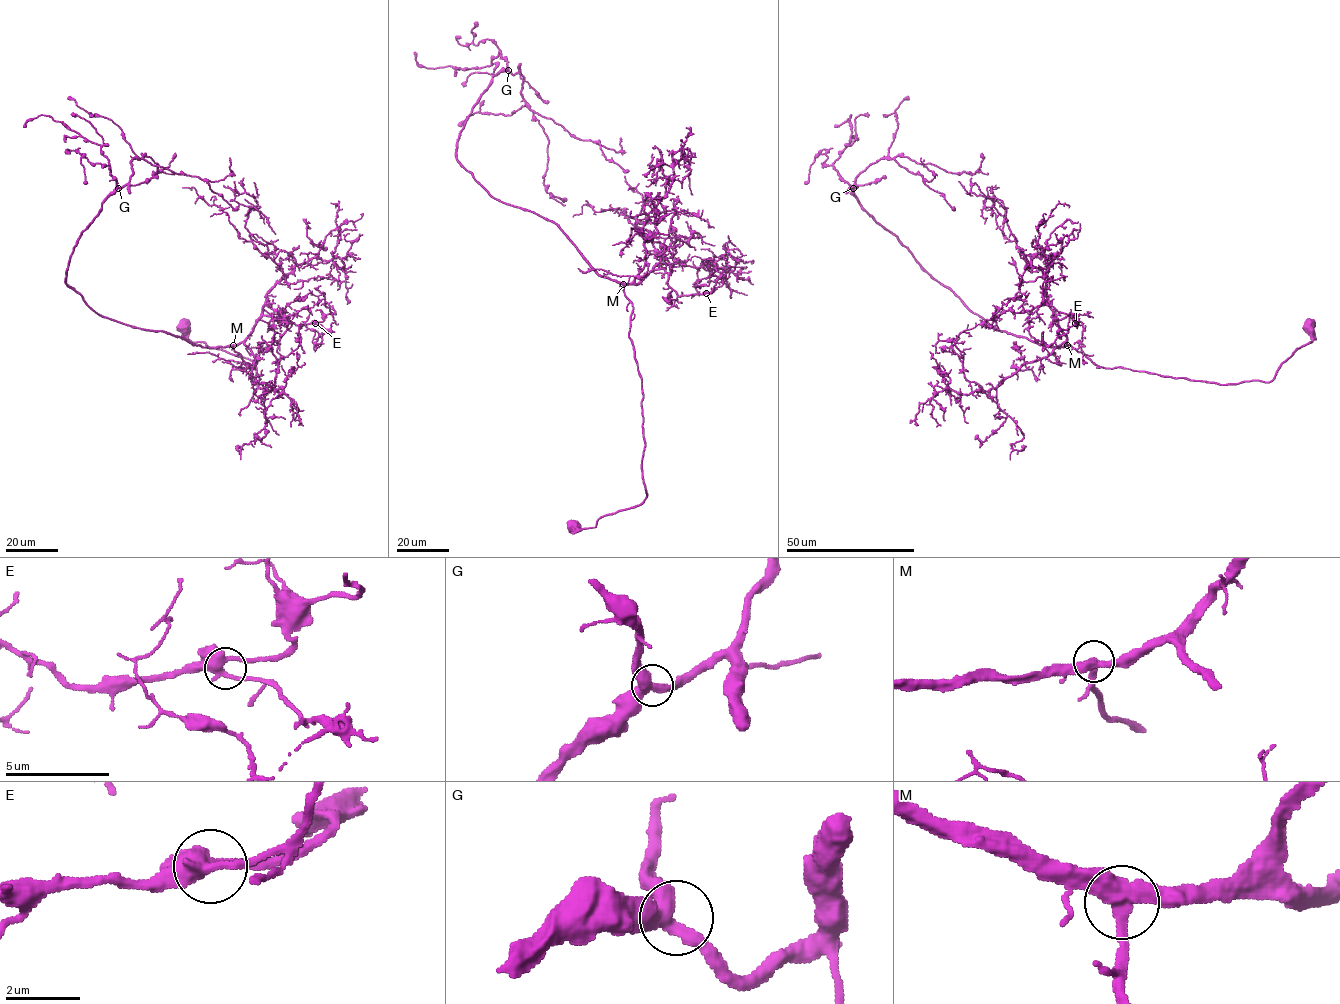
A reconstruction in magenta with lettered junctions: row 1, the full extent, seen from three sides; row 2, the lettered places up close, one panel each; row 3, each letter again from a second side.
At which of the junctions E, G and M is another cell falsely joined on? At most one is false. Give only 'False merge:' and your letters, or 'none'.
False merge: none

